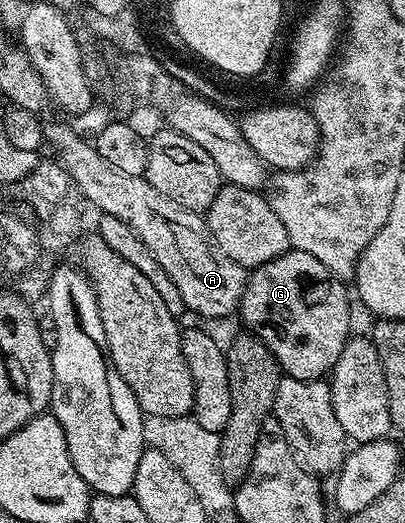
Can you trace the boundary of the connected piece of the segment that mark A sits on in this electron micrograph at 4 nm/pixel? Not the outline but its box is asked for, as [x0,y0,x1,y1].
[42,120,245,318]

